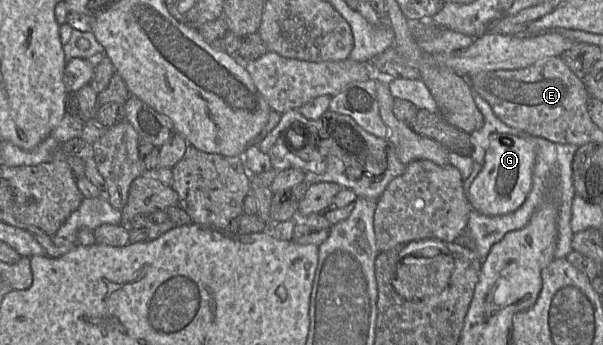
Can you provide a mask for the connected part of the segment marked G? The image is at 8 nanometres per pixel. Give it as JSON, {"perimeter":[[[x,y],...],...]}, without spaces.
{"perimeter":[[[505,133],[490,134],[481,171],[467,192],[472,210],[486,216],[504,215],[517,210],[531,189],[534,164],[535,147],[532,138]]]}

